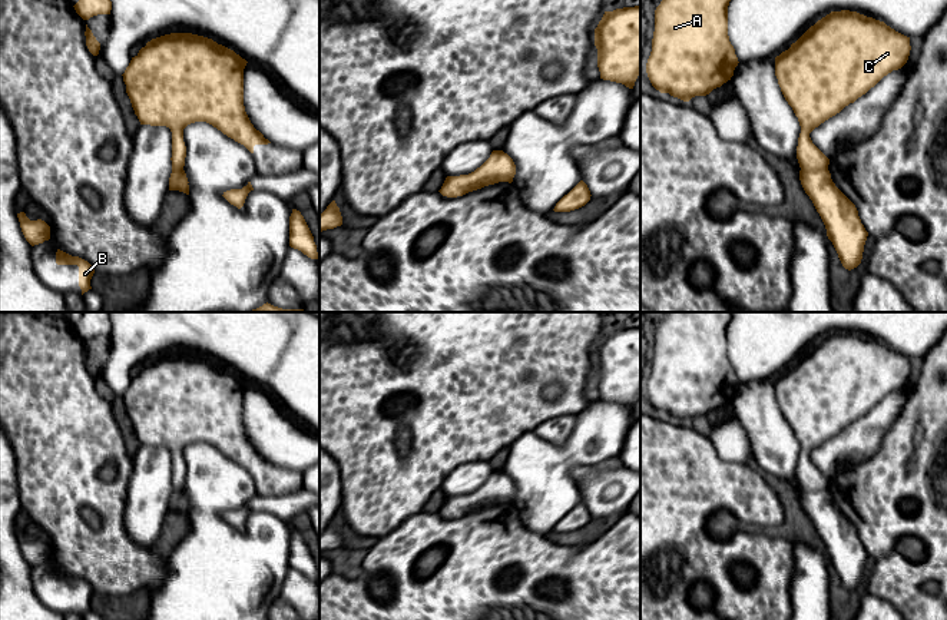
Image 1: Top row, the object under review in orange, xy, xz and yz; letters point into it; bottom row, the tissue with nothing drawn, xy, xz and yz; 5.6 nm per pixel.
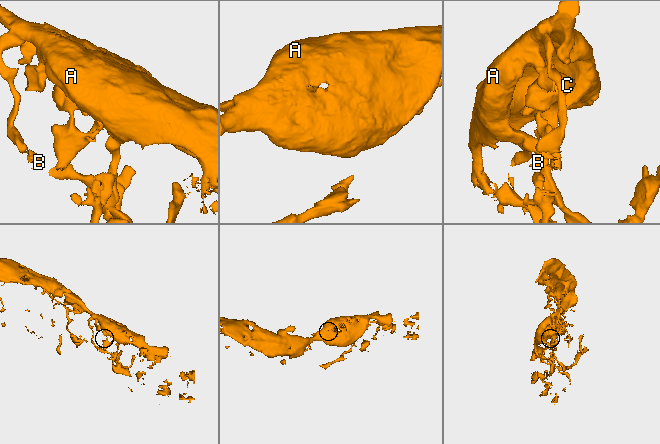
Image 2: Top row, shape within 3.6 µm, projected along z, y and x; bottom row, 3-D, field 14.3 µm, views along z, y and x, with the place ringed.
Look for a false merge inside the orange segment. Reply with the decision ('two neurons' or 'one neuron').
two neurons

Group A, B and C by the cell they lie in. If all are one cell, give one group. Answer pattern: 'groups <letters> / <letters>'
groups A C / B

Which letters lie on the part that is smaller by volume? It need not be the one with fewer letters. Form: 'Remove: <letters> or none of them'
Remove: B

